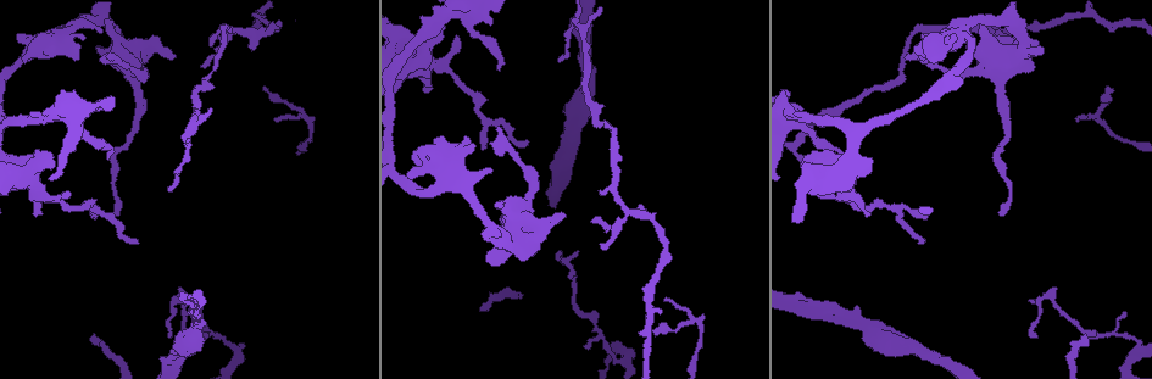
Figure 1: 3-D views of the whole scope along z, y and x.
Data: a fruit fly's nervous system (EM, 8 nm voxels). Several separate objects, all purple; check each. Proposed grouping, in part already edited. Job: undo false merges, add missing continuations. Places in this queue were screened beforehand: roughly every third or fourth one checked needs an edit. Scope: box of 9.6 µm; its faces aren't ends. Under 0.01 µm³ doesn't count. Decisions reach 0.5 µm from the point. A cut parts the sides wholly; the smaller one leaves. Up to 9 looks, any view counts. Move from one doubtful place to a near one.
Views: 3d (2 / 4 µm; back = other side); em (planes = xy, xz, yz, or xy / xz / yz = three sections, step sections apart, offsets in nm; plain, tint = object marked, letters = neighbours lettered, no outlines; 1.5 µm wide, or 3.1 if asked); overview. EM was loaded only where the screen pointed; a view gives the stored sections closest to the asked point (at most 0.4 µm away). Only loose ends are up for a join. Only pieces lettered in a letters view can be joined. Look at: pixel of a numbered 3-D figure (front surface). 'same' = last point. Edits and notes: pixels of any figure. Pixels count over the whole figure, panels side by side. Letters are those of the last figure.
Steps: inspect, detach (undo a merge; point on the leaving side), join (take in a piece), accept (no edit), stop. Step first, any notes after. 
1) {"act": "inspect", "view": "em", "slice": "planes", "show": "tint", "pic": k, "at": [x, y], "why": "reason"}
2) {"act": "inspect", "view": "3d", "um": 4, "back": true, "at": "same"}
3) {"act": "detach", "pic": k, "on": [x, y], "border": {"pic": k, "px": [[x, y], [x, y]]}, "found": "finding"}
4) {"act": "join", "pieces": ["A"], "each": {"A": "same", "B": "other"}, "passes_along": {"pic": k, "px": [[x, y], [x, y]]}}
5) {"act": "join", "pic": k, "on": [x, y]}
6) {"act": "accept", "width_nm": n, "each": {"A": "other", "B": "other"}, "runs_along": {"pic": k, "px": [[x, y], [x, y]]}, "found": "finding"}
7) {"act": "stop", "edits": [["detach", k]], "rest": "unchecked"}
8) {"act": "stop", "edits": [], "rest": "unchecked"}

{"act": "inspect", "view": "em", "slice": "planes", "show": "letters", "pic": 1, "at": [118, 212], "why": "long arm stops here"}

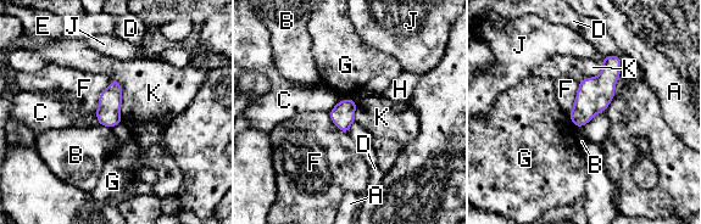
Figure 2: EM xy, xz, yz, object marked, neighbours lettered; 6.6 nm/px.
{"act": "accept", "each": {"A": "other", "B": "other", "C": "other", "D": "other", "E": "other", "F": "other", "G": "other", "H": "other", "J": "other", "K": "other"}, "border": {"pic": 2, "px": [[111, 79], [121, 85], [122, 121]]}, "found": "no lettered piece goes on from it"}

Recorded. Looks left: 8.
{"act": "inspect", "view": "3d", "um": 4, "pic": 1, "at": [574, 270], "why": "sharp bend"}

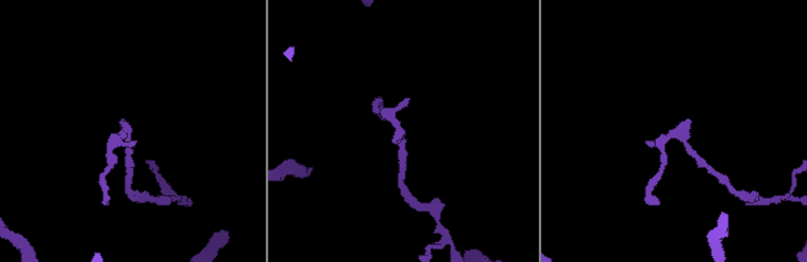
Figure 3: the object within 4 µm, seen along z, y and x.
{"act": "inspect", "view": "em", "slice": "yz", "step": 4, "show": "tint", "pic": 3, "at": [124, 133], "why": "shape alone is not enough"}

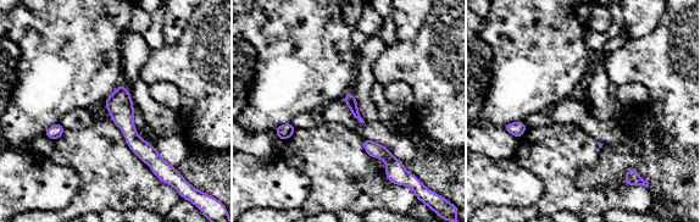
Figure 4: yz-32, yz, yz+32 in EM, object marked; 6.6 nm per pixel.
{"act": "inspect", "view": "em", "slice": "planes", "show": "letters", "at": "same"}

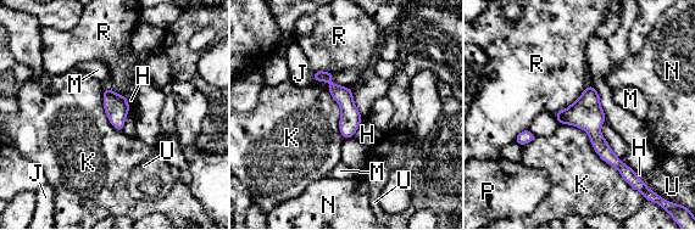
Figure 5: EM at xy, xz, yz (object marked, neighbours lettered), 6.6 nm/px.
{"act": "accept", "longest_contact_nm": ["K", 600], "each": {"H": "other", "J": "other", "K": "other", "M": "other", "N": "other", "P": "other", "R": "other", "U": "other"}, "runs_along": {"pic": 5, "px": [[590, 89], [594, 134], [623, 172]]}, "found": "all the same neuron"}

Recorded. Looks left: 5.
{"act": "inspect", "view": "em", "slice": "planes", "show": "letters", "pic": 1, "at": [1088, 341], "why": "an open end"}

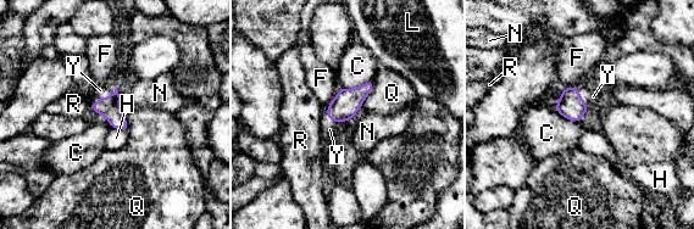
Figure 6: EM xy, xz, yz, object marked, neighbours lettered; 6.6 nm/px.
{"act": "join", "pieces": ["Y"], "each": {"C": "other", "F": "other", "H": "other", "L": "other", "N": "other", "Q": "other", "R": "other", "Y": "same"}, "passes_along": {"pic": 6, "px": [[110, 106], [100, 99], [92, 93]]}, "found": "the neuron continues"}

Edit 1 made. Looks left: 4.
{"act": "inspect", "view": "em", "slice": "planes", "show": "letters", "pic": 1, "at": [144, 42], "why": "branch stops here"}

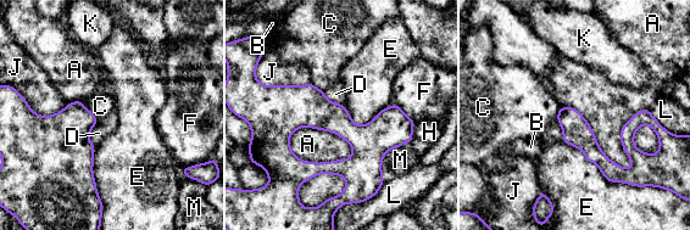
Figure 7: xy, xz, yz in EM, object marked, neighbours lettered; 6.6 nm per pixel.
{"act": "accept", "each": {"A": "other", "B": "other", "C": "other", "D": "other", "E": "other", "F": "other", "H": "other", "J": "other", "K": "other", "L": "other", "M": "other"}, "found": "no lettered piece goes on from it"}

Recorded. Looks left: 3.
{"act": "stop", "edits": [["join", 6]], "rest": "unchecked"}

